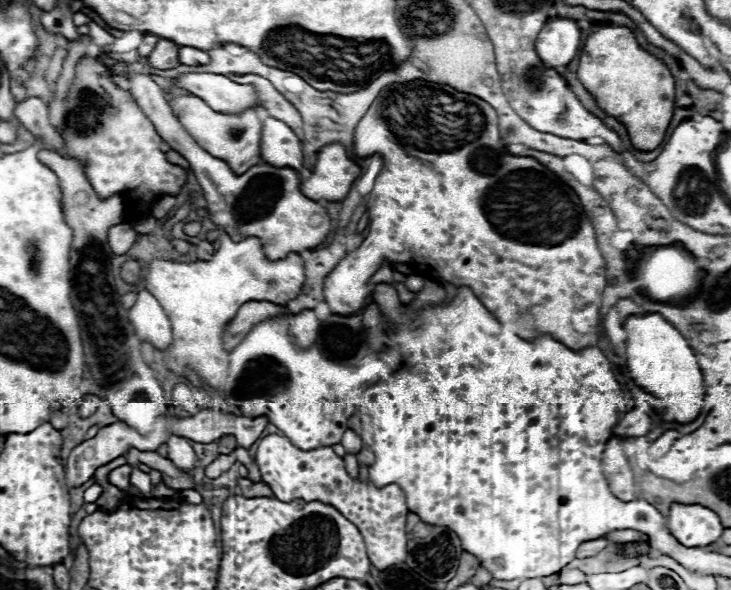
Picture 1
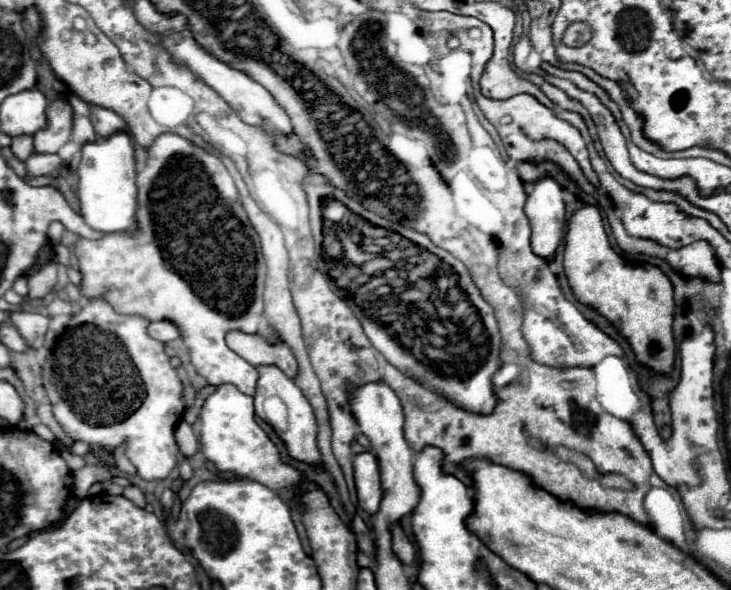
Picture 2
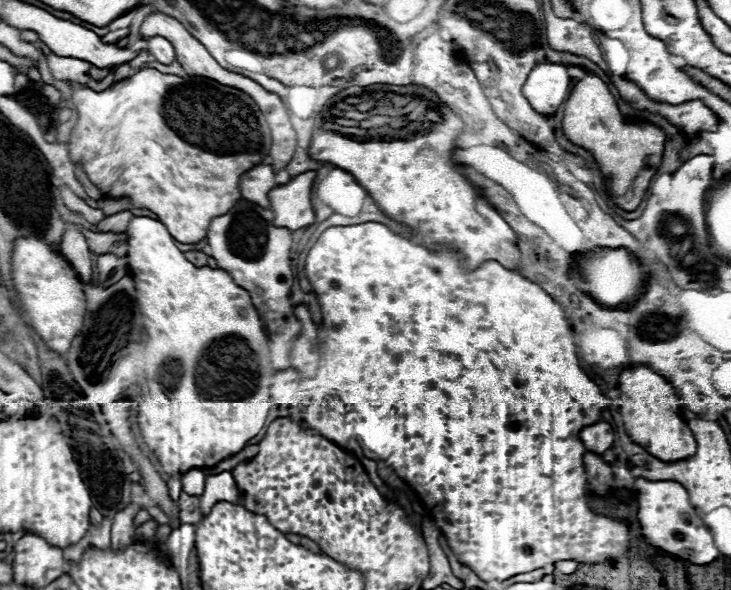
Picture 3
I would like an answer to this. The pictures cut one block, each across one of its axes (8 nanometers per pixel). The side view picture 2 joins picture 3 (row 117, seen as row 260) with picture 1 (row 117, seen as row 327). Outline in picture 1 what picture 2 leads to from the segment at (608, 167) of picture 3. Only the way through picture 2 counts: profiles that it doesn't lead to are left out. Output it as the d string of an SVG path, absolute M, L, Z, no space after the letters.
M600 26L590 34L582 48L576 76L598 106L626 126L634 148L650 152L664 140L674 114L674 78L656 56L638 46L630 28Z

